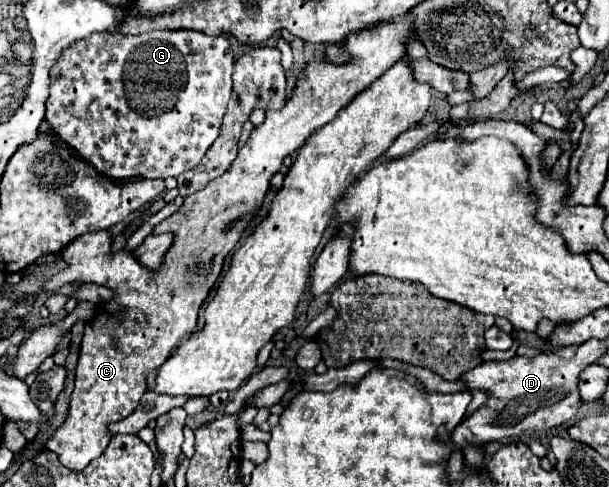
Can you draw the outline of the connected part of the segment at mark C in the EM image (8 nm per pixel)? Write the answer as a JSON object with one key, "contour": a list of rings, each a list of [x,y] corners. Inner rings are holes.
{"contour":[[[397,16],[365,32],[357,32],[357,36],[349,36],[349,40],[345,40],[353,56],[349,64],[333,66],[321,58],[309,62],[285,108],[267,112],[265,122],[253,130],[229,172],[203,190],[187,196],[173,216],[155,226],[153,234],[175,232],[175,242],[163,258],[161,270],[151,272],[141,268],[135,256],[125,250],[109,254],[109,232],[83,234],[61,250],[69,268],[51,276],[43,292],[51,294],[61,288],[63,282],[75,280],[101,284],[115,292],[111,302],[97,306],[95,318],[85,326],[69,414],[45,444],[47,450],[59,456],[63,466],[69,470],[83,470],[93,458],[101,456],[111,440],[107,424],[127,418],[139,406],[147,390],[147,374],[169,358],[179,340],[195,332],[199,308],[215,286],[225,256],[235,248],[243,230],[257,214],[273,174],[283,166],[283,158],[299,150],[317,128],[331,122],[359,92],[399,62],[401,56],[405,56],[405,40],[409,36],[413,36],[411,16]]]}

